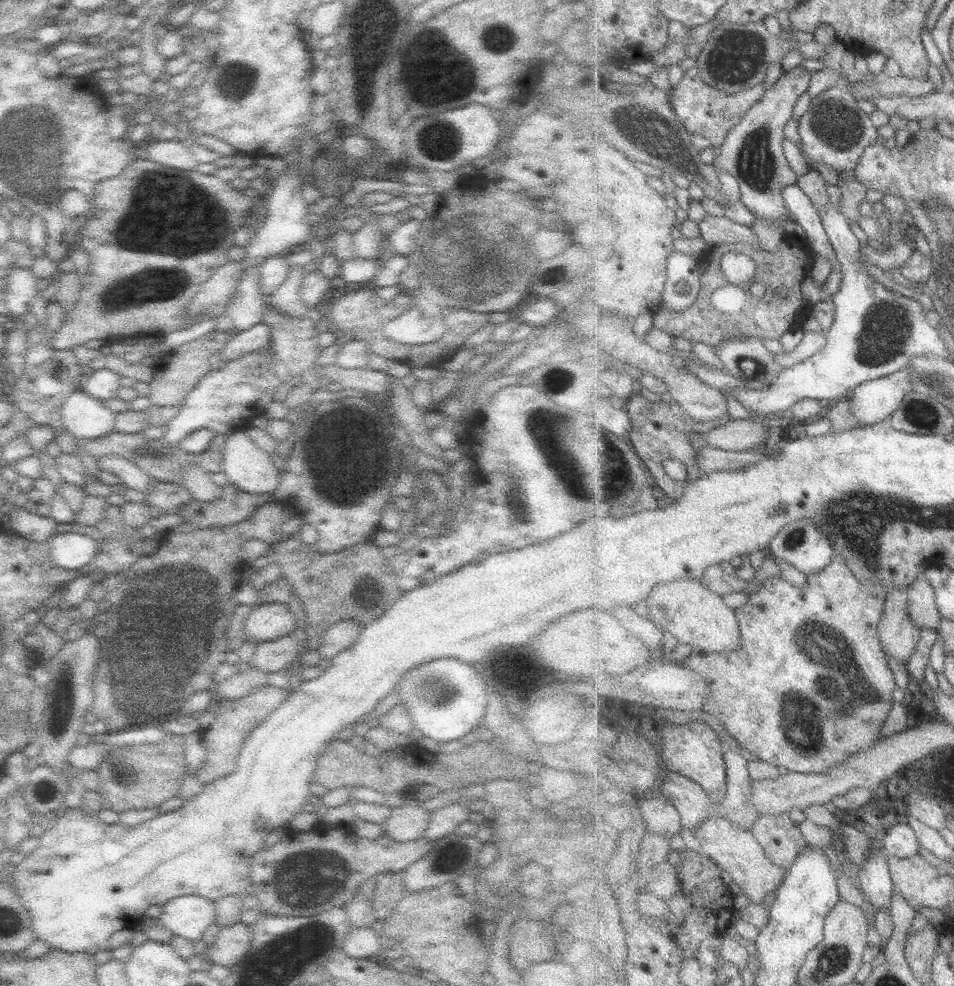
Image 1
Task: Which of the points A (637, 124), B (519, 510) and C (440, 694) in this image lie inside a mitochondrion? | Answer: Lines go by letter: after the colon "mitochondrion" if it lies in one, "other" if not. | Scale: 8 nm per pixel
A: mitochondrion
B: mitochondrion
C: mitochondrion

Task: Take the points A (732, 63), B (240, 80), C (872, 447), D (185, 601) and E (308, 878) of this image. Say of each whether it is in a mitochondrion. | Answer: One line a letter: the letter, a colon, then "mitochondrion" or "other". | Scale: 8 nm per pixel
A: mitochondrion
B: mitochondrion
C: other
D: mitochondrion
E: mitochondrion

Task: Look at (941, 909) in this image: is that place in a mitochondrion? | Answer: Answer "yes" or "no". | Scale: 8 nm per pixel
no

